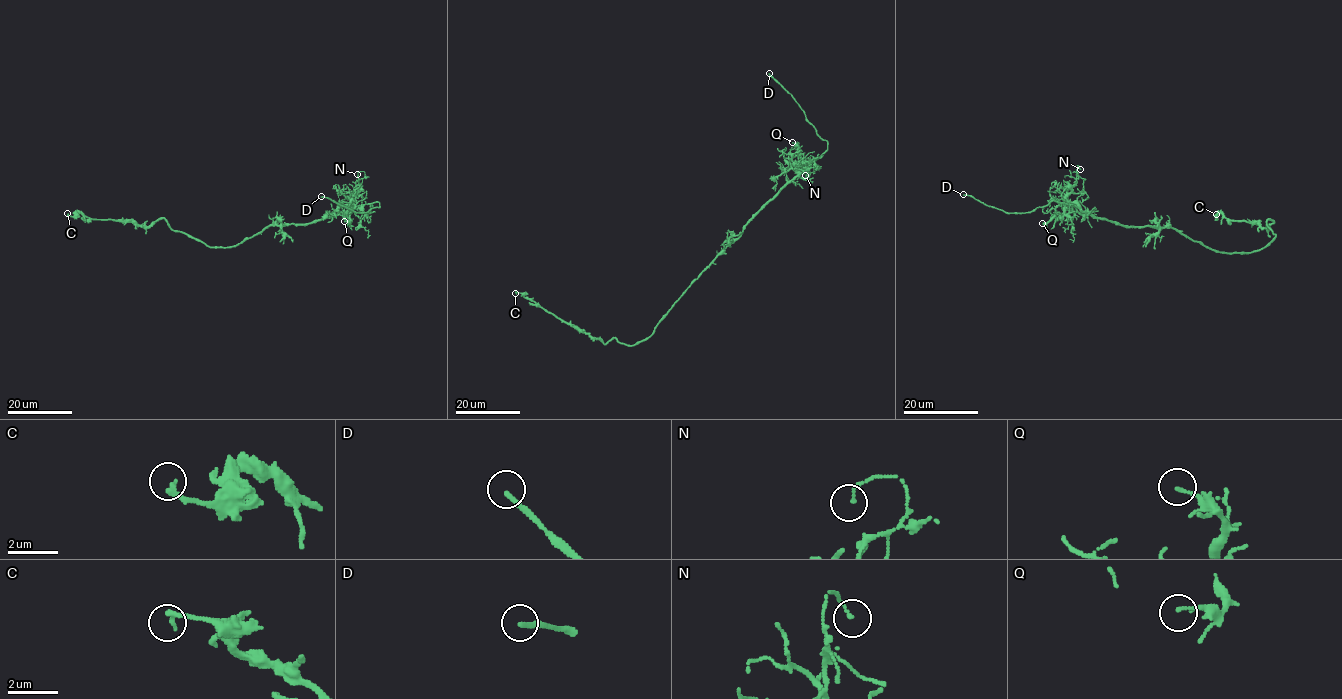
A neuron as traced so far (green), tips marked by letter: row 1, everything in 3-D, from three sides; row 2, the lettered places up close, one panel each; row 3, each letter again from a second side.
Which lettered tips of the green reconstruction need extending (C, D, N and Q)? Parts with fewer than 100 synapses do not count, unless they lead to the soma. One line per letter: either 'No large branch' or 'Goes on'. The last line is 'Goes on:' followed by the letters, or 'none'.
C: No large branch
D: Goes on
N: No large branch
Q: No large branch
Goes on: D

